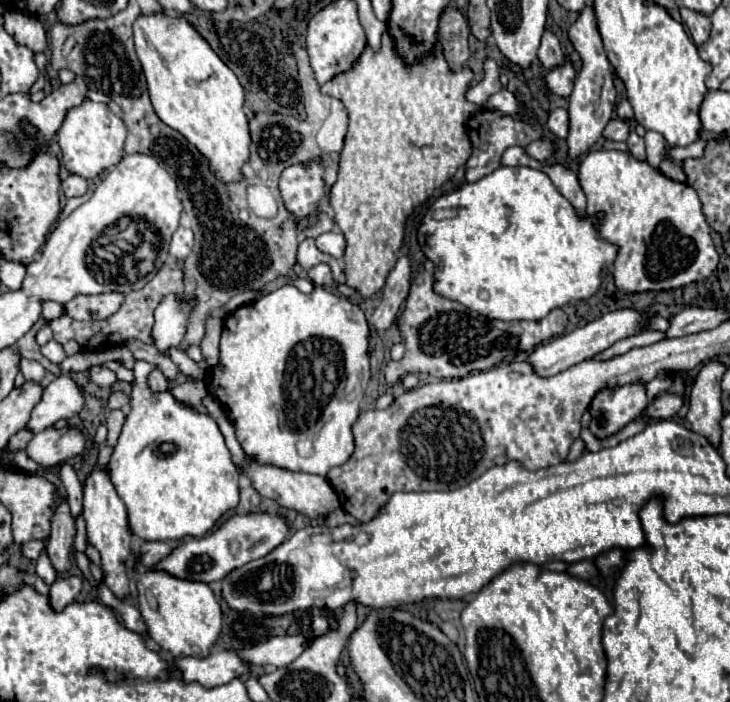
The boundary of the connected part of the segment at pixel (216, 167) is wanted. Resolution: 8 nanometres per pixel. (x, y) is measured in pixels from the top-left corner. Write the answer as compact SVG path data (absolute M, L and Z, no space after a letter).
M140 15L134 25L134 43L160 121L184 135L204 155L220 183L240 183L242 169L250 161L252 139L244 113L244 89L236 75L184 17Z

